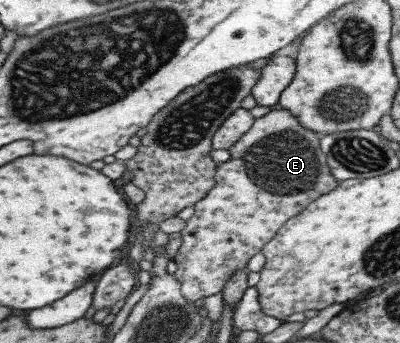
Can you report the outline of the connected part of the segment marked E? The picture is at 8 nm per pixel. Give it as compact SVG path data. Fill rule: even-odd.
M286 109L271 110L266 115L256 118L250 130L248 130L234 146L231 146L229 151L230 160L217 164L215 170L215 185L210 189L210 192L208 192L203 200L200 200L193 206L196 212L194 212L194 216L186 221L186 228L180 232L182 235L182 244L178 252L176 252L175 256L172 258L176 265L178 265L175 276L180 281L182 296L184 296L188 302L195 302L198 298L206 298L207 296L222 292L224 284L230 280L230 277L233 276L238 269L247 268L250 258L261 252L263 246L272 240L272 237L289 218L298 215L298 212L300 212L302 208L306 208L306 206L308 206L310 202L314 202L318 196L322 196L322 194L334 190L340 183L340 181L332 175L332 172L330 172L330 167L328 167L328 163L326 162L326 155L321 151L320 134L312 132L308 130L308 128L304 128L302 124L296 120L296 116Z

